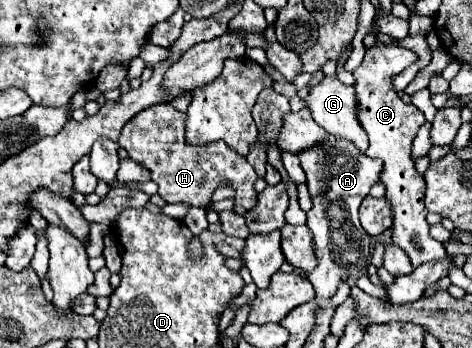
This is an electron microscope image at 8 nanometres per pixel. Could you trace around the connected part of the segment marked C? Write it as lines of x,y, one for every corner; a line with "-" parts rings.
380,43
366,47
366,55
362,65
358,65
354,73
354,89
356,89
356,117
360,117
360,125
368,133
370,145
366,155
382,159
384,173
380,173
380,183
386,187
386,201
392,207
394,223
392,223
392,241
406,251
412,261
412,267
418,267
426,261
440,261
446,257
442,243
430,237
430,225
426,221
426,207
424,207
424,177
416,171
412,159
412,141
420,125
426,123
422,111
412,103
404,103
398,93
394,91
392,79
402,73
408,65
416,63
418,57
414,51
400,47
398,43

